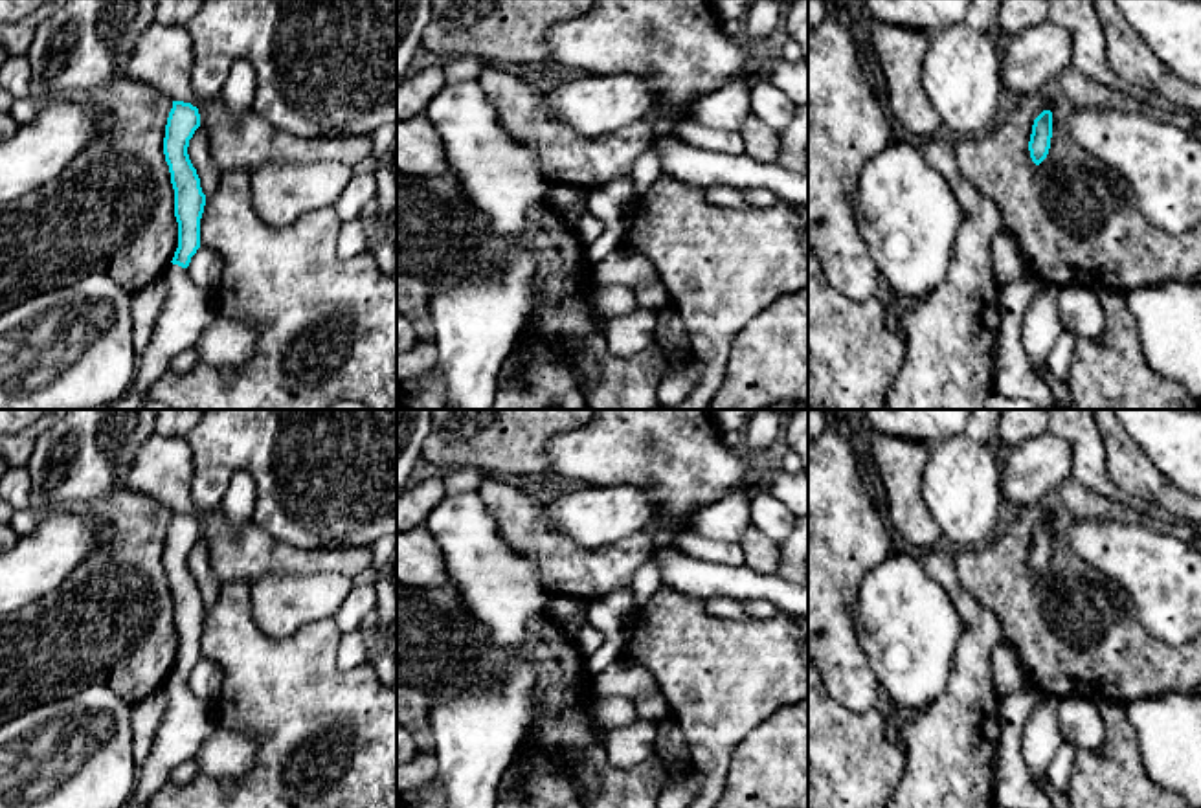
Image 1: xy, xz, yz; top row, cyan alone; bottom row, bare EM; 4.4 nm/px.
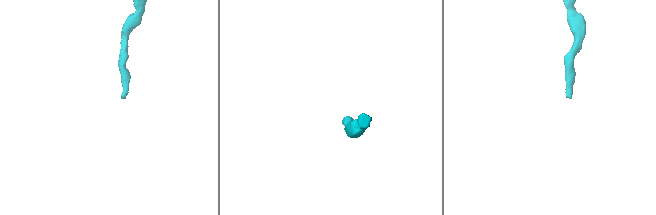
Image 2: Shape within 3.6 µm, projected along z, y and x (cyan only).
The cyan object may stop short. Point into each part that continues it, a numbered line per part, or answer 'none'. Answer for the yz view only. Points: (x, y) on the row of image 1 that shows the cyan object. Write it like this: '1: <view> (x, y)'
none

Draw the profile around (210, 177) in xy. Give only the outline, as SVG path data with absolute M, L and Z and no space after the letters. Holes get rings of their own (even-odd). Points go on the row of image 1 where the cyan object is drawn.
M198 127L193 138L189 140L187 154L193 167L196 169L202 193L206 195L208 200L208 196L217 191L222 173L217 169L215 162L211 160L209 140L204 127Z

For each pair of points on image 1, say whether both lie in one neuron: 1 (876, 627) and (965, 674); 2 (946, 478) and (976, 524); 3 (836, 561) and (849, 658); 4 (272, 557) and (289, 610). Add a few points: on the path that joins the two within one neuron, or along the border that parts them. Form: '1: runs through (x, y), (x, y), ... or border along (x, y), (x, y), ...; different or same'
1: border along (961, 625), (950, 682), (930, 706); different
2: runs through (957, 489), (965, 498), (966, 513); same
3: runs through (836, 584), (836, 634); same
4: border along (320, 570), (265, 573), (250, 586); different

